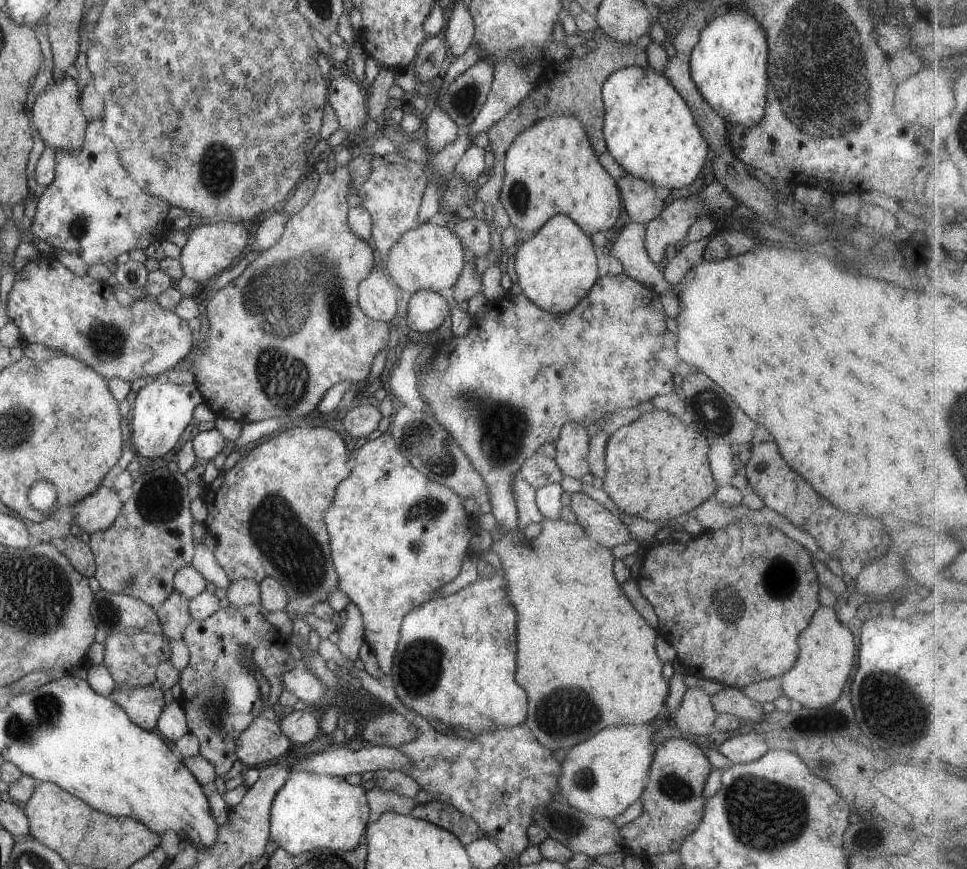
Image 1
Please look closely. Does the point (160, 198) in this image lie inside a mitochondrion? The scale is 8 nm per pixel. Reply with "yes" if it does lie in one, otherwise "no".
no

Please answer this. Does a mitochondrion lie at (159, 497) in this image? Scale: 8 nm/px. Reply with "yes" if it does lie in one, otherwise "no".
yes

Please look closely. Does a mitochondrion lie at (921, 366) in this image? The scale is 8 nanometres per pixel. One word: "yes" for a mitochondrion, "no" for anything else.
no

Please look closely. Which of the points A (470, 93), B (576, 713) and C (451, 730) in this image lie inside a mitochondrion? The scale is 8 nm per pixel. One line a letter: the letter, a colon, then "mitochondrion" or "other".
A: mitochondrion
B: mitochondrion
C: other

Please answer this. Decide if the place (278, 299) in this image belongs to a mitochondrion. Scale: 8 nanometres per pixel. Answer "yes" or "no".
yes

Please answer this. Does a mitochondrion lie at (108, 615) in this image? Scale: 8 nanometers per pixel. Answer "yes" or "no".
yes

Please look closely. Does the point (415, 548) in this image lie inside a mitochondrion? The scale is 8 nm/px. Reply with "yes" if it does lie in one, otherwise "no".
yes

